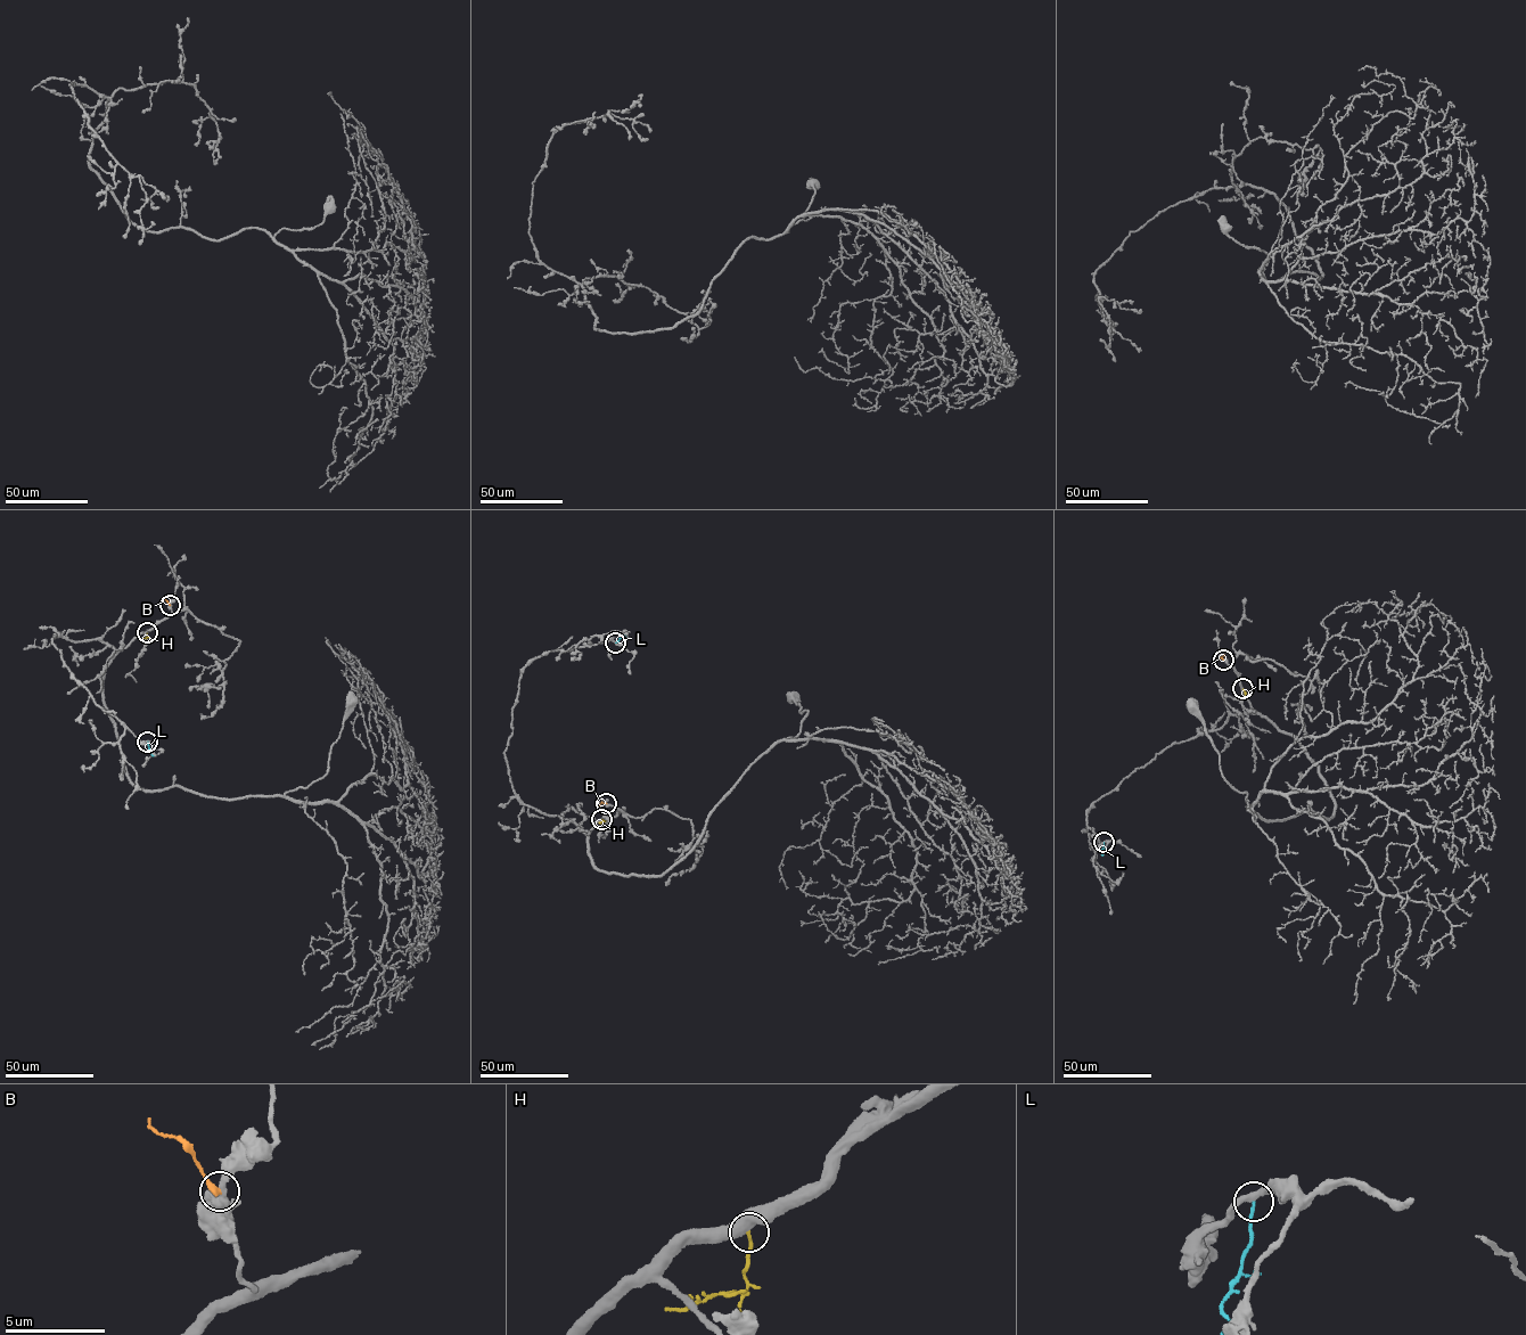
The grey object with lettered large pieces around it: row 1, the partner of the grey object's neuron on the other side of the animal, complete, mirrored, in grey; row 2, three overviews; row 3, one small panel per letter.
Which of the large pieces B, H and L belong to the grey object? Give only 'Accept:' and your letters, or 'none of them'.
Accept: none of them

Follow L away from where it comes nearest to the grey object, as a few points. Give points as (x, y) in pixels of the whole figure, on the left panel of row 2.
L: (147, 742), (154, 755)

